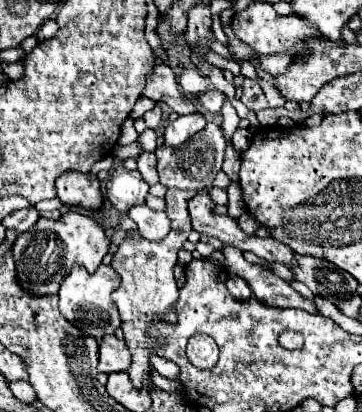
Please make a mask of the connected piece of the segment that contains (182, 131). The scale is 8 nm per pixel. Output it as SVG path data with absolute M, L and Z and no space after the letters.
M201 113L197 115L185 115L185 117L177 117L173 123L169 123L163 131L165 137L165 147L179 147L183 145L189 137L193 137L195 133L199 133L205 127L205 117Z

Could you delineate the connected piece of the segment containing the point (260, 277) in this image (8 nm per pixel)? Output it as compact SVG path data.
M223 247L223 255L227 271L245 279L259 303L267 307L297 307L309 313L319 313L315 303L303 299L287 281L277 277L271 267L247 263L237 247Z

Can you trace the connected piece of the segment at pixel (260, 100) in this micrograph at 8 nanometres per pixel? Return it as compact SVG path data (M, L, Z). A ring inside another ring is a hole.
M243 79L243 95L241 101L251 109L251 111L261 111L267 107L267 99L261 91L261 87L257 85L255 79Z

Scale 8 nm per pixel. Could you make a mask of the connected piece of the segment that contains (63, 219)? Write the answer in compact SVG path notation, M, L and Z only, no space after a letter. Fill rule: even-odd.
M65 211L57 221L39 217L39 221L35 223L35 231L29 235L29 239L27 233L23 233L13 243L17 281L27 293L35 297L57 295L65 273L73 265L83 265L89 273L93 273L99 267L101 259L107 255L109 245L111 239L105 233L105 225L95 217L77 211Z

